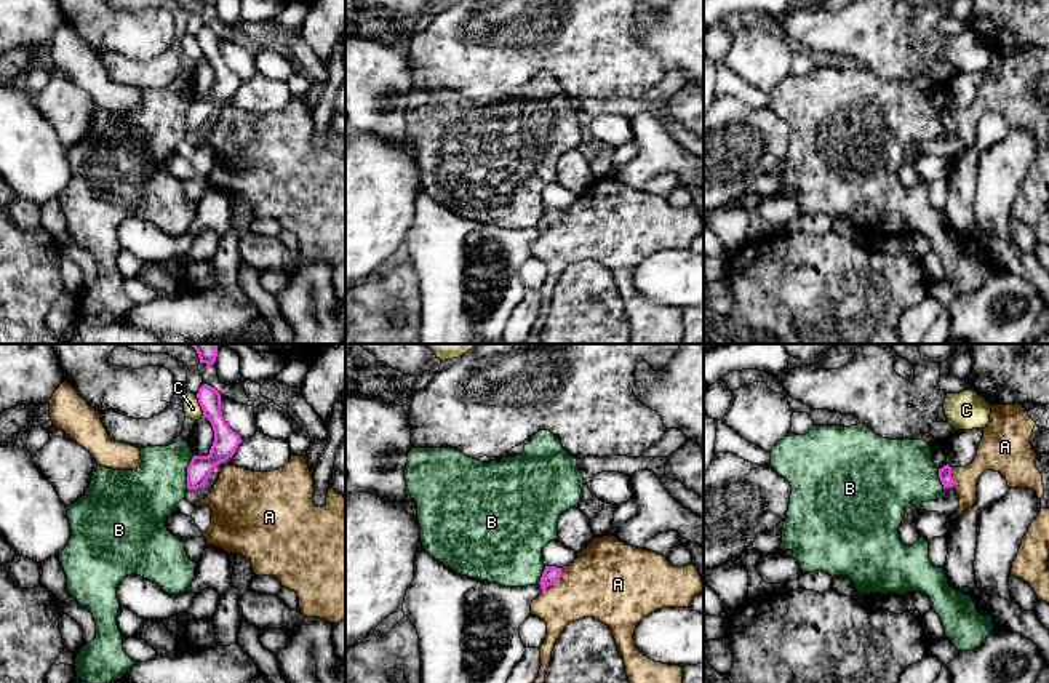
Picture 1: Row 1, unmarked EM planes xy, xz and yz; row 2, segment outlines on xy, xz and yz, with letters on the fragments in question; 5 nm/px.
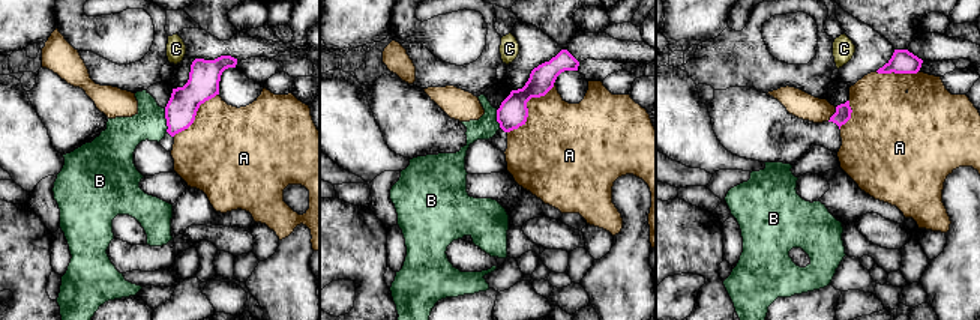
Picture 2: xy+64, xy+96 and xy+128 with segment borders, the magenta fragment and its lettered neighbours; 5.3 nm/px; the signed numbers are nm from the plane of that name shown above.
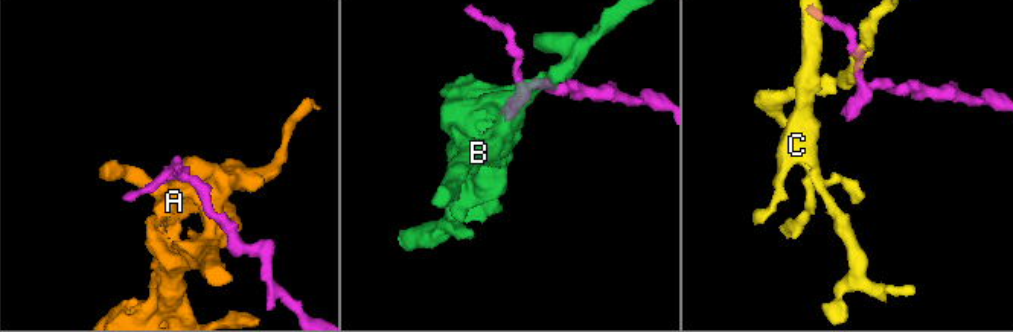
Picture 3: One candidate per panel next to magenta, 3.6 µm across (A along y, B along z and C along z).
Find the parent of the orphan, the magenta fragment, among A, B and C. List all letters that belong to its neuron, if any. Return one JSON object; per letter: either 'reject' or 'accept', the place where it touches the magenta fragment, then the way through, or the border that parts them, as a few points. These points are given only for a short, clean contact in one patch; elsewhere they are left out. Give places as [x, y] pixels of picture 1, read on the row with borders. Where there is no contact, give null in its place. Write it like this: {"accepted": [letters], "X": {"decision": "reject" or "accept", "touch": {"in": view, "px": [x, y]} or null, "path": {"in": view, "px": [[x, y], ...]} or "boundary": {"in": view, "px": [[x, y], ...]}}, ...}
{"accepted": [], "A": {"decision": "reject", "touch": {"in": "xz", "px": [555, 581]}}, "B": {"decision": "reject", "touch": {"in": "xy", "px": [187, 472]}, "boundary": {"in": "xy", "px": [[194, 455], [187, 467], [186, 488]]}}, "C": {"decision": "reject", "touch": {"in": "xy", "px": [200, 405]}, "boundary": {"in": "xy", "px": [[195, 395], [203, 416]]}}}

